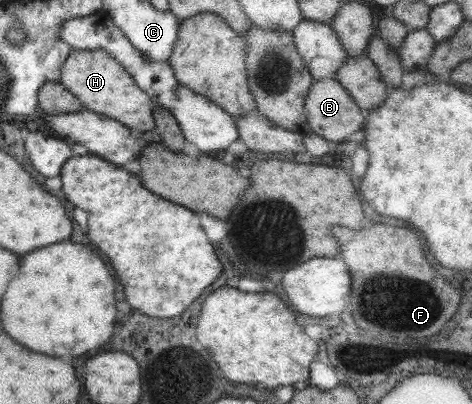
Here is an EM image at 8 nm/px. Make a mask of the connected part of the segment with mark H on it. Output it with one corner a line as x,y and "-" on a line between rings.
72,49
62,63
57,81
79,100
84,109
106,115
128,129
134,128
141,133
154,131
151,112
156,104
136,86
124,67
105,51

